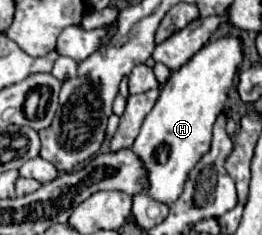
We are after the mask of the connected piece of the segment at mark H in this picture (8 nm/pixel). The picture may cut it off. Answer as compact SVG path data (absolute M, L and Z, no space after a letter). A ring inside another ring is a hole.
M230 37L216 39L174 71L160 89L160 97L146 115L132 145L132 151L140 157L148 177L144 193L154 201L172 205L180 197L190 169L210 149L212 125L228 103L228 89L232 87L238 65L242 63L242 53L242 41Z

